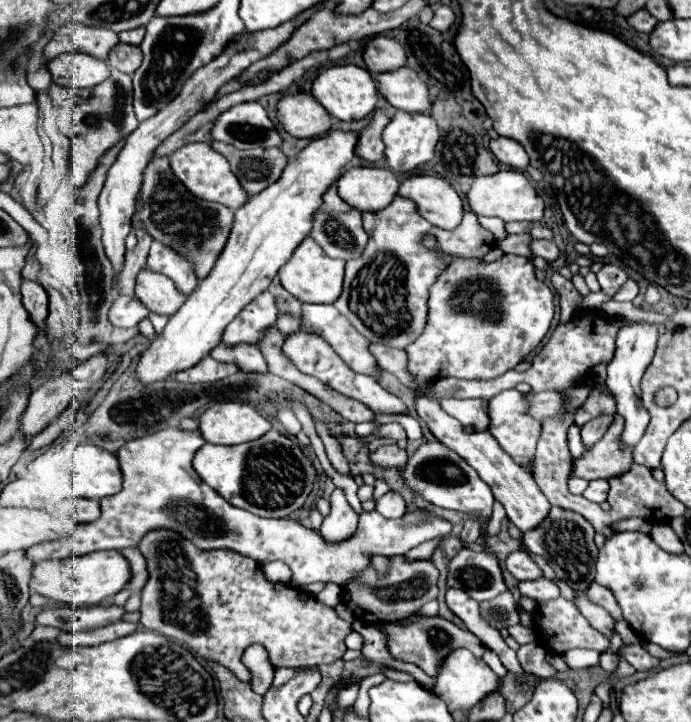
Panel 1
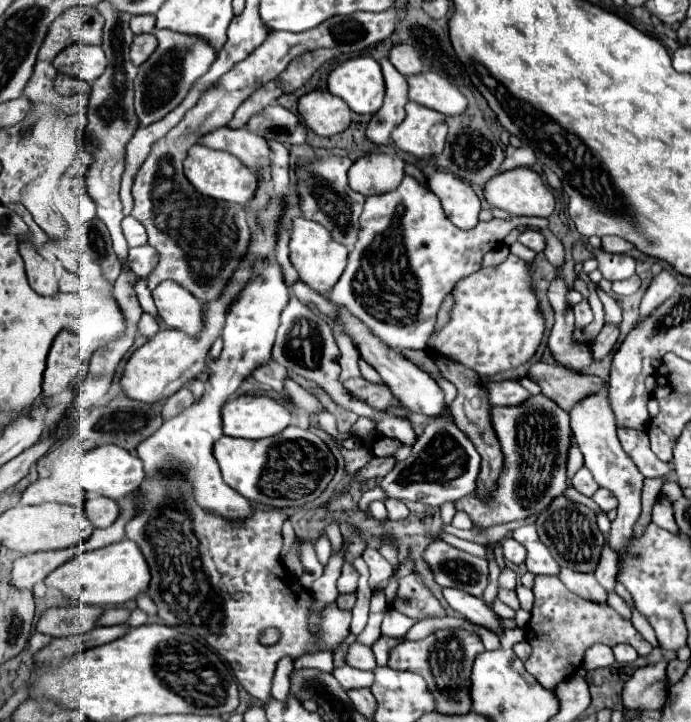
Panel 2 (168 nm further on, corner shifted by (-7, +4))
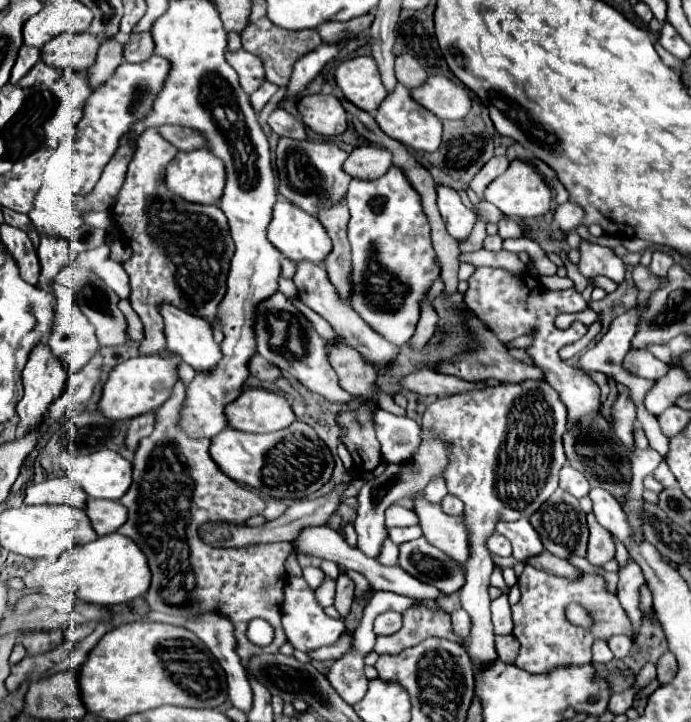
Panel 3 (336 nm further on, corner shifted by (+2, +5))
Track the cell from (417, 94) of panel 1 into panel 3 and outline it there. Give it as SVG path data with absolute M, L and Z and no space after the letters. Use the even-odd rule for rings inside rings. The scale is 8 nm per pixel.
M442 75L428 77L412 91L414 101L432 111L438 119L464 119L470 111L470 91Z

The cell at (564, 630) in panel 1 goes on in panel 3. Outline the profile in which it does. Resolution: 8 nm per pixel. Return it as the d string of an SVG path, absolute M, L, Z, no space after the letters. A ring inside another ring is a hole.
M532 565L524 567L524 573L518 577L518 585L520 585L520 601L518 605L512 607L512 619L514 619L514 631L512 635L520 641L520 653L516 657L516 665L528 673L548 673L554 667L562 667L562 665L586 665L590 663L590 647L596 639L608 641L612 635L626 635L626 637L634 637L634 629L626 617L626 611L622 609L620 601L616 595L610 595L604 587L604 579L600 575L590 575L584 573L582 579L578 581L570 581L564 577L554 577L548 575L540 569L534 569ZM570 603L582 603L584 609L588 609L590 617L592 617L592 627L578 627L578 625L570 625L570 621L566 619L566 607Z

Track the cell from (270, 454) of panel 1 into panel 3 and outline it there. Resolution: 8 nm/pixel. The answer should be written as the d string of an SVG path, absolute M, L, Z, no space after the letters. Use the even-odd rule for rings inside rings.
M294 421L288 429L266 435L224 429L212 439L210 457L232 481L276 499L304 499L328 483L334 469L330 449L314 429L302 421Z

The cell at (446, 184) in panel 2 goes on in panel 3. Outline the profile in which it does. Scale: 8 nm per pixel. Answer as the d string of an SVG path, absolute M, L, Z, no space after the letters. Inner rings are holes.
M438 183L436 191L438 191L438 207L446 223L446 231L458 241L468 237L476 223L476 215L464 207L464 203L460 201L460 195L452 187Z

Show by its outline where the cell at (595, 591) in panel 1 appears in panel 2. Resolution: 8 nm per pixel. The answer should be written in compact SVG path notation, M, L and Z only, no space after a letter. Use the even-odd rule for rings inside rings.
M605 542L599 564L595 568L595 578L597 582L605 588L605 590L613 590L615 588L615 576L617 576L617 552Z

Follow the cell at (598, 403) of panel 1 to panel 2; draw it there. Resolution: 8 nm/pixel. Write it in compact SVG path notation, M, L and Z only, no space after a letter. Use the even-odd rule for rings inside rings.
M535 362L527 370L527 378L541 386L541 392L557 402L563 410L571 410L577 402L581 402L589 392L595 392L601 386L601 378L585 376L565 366Z

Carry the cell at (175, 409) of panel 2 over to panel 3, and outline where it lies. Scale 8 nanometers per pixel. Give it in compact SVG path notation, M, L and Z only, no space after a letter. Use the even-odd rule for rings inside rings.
M152 411L130 419L130 427L128 427L128 435L126 435L126 447L134 451L138 441L148 437L152 431L154 431L154 413Z

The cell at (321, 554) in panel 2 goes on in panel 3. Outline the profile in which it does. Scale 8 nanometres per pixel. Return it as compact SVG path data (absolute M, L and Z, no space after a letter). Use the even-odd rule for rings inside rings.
M324 575L322 585L316 589L316 597L322 597L322 599L318 599L318 601L320 601L324 607L328 607L328 605L334 603L334 587L336 587L334 579L328 577L328 575Z

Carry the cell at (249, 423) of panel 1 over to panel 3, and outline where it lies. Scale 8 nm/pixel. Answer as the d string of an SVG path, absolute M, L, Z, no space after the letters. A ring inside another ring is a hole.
M246 389L224 409L228 427L244 433L274 433L294 423L294 413L284 395L266 389Z

